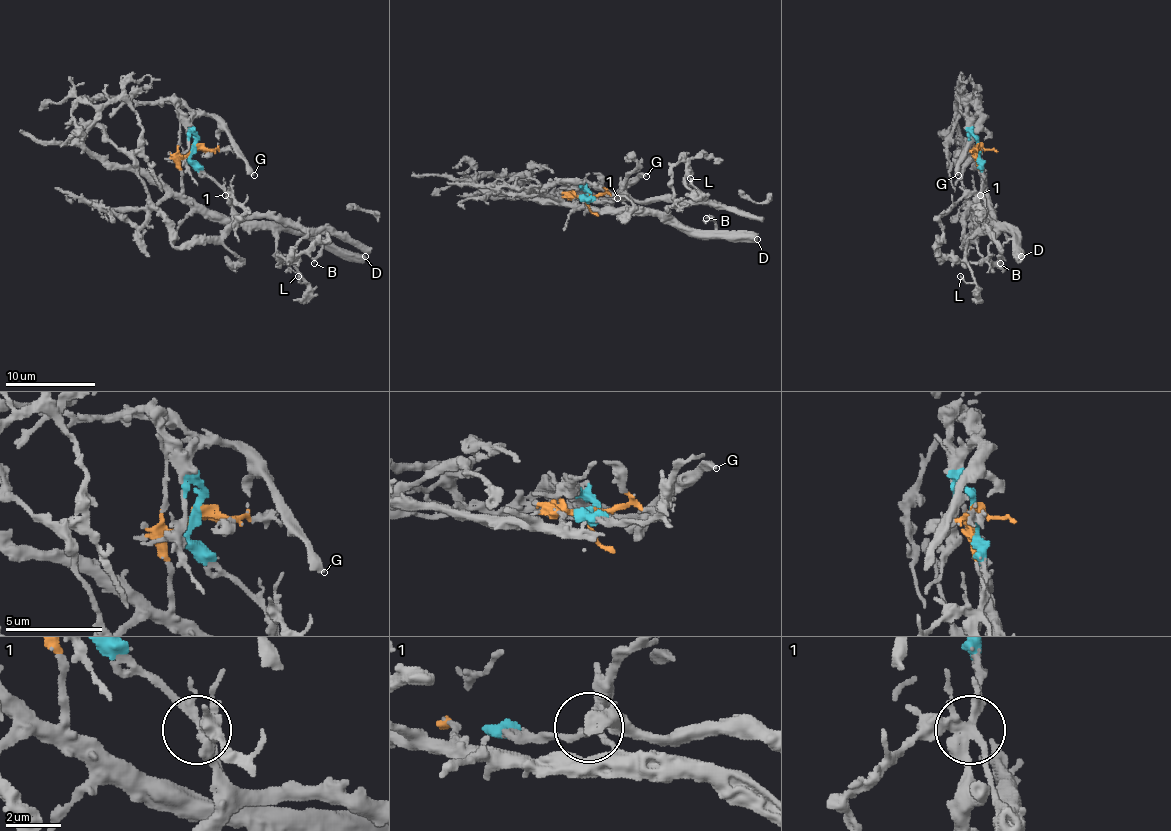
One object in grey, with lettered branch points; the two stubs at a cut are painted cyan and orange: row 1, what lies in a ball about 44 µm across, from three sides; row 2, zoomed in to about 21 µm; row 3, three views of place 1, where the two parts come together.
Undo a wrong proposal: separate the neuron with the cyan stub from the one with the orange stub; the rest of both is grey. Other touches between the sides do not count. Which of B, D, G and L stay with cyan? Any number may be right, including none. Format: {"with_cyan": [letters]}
{"with_cyan": ["G", "L"]}

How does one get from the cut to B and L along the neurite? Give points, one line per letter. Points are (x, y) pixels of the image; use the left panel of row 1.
B: (193, 148), (180, 162), (189, 198), (227, 218), (281, 223), (320, 237), (313, 264)
L: (193, 148), (191, 160), (238, 214), (286, 218), (304, 230), (293, 264), (297, 275)

